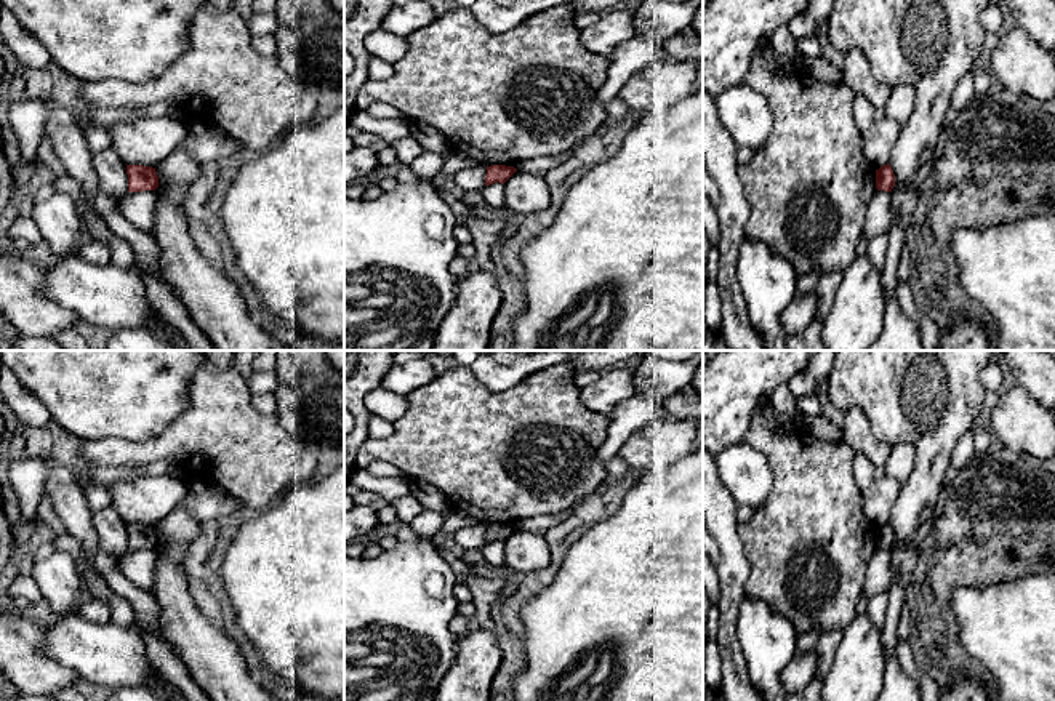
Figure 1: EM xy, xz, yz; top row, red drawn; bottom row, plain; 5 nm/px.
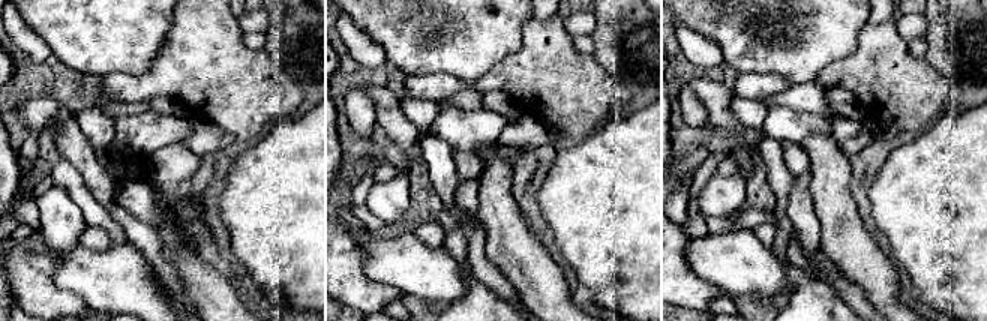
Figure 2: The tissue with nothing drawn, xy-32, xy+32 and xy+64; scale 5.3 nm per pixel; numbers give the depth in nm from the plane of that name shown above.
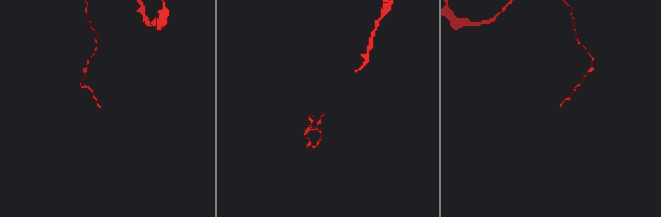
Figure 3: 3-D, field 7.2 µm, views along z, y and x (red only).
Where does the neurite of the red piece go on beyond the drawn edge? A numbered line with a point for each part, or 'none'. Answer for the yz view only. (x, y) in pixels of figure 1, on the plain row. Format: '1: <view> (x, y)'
none

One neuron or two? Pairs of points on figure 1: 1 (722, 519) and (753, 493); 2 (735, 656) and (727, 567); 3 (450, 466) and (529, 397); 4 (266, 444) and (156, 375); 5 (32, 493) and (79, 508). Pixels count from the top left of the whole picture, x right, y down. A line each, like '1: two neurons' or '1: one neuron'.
1: two neurons
2: one neuron
3: one neuron
4: two neurons
5: two neurons

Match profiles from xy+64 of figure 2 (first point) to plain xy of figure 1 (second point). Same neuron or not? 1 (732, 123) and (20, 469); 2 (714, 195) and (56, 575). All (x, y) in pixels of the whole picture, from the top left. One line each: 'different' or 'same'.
1: different
2: same

